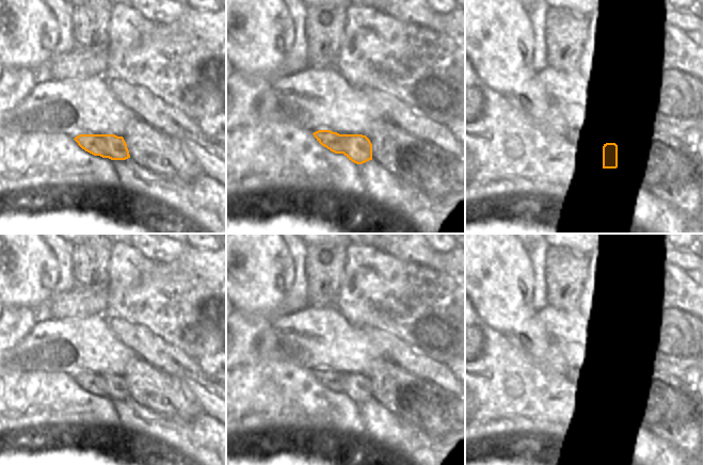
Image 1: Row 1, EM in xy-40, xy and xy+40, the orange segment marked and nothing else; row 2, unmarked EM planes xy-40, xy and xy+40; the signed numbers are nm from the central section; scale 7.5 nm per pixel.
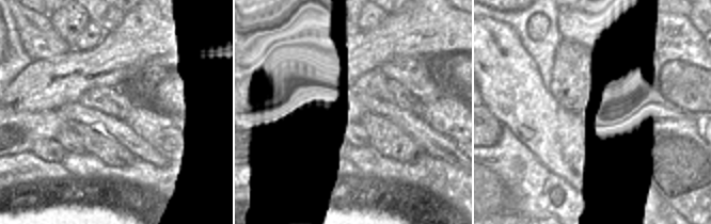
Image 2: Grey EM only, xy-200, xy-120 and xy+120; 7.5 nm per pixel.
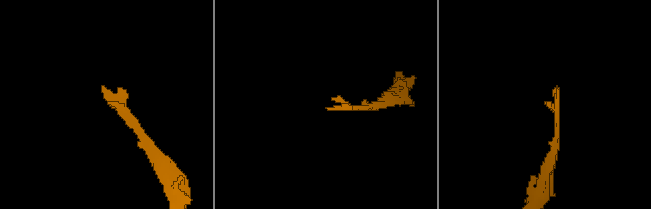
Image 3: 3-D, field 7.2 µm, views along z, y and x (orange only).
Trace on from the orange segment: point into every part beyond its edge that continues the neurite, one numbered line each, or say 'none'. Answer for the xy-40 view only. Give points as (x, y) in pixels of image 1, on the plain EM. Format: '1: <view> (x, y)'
1: xy-40 (91, 411).

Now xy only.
1: xy (331, 410).

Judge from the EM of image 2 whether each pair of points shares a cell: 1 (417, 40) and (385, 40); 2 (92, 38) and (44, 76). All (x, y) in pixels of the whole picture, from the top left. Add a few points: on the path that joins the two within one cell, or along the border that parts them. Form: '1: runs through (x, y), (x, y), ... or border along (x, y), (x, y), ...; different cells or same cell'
1: runs through (410, 40), (393, 40); same cell
2: border along (99, 37), (99, 42), (92, 49), (73, 49); different cells

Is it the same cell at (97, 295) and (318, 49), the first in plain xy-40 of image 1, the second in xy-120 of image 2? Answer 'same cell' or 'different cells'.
different cells

